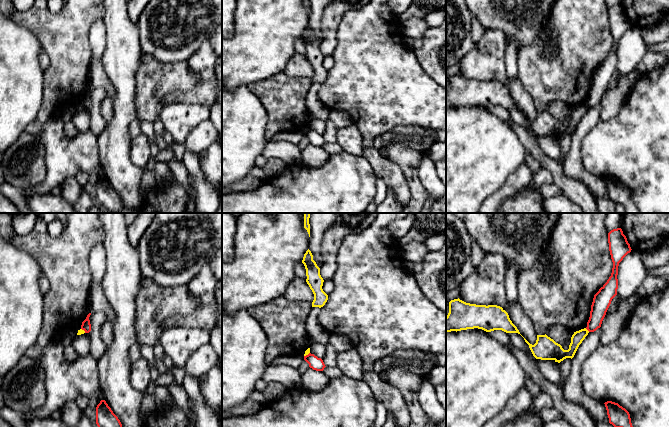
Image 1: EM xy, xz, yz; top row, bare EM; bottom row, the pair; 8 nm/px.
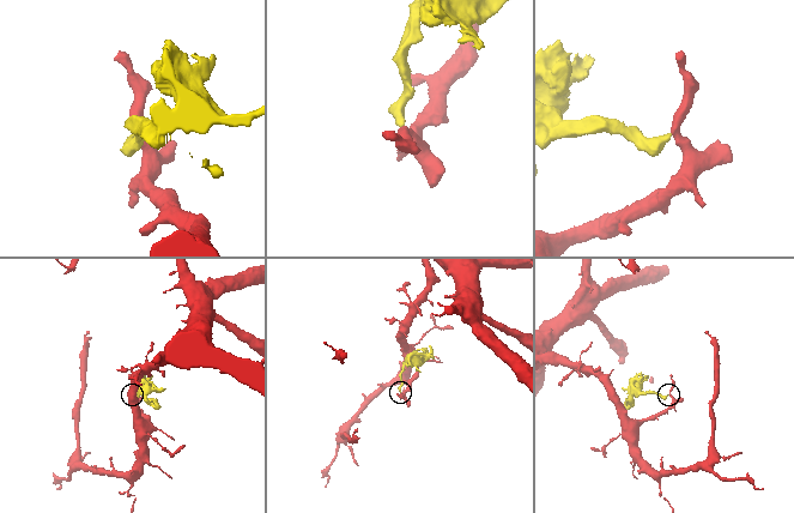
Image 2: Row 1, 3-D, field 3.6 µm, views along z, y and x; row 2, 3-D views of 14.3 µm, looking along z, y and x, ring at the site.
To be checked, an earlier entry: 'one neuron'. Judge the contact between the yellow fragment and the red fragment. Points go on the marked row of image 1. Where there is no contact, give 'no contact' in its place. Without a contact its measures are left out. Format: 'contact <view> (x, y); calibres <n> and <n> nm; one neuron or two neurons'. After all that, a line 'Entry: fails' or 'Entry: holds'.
contact yz (586, 329); calibres 90 and 140 nm; two neurons
Entry: fails

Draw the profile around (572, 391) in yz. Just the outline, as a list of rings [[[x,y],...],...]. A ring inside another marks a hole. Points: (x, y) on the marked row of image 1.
[[[601,327],[589,332],[579,345],[574,357],[571,359],[571,371],[562,394],[564,399],[582,405],[598,422],[609,423],[605,404],[588,396],[581,385],[581,366],[585,359],[600,345]]]

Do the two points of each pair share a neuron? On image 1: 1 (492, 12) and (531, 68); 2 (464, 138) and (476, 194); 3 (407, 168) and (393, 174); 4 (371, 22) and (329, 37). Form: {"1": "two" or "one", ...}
{"1": "two", "2": "one", "3": "two", "4": "two"}

